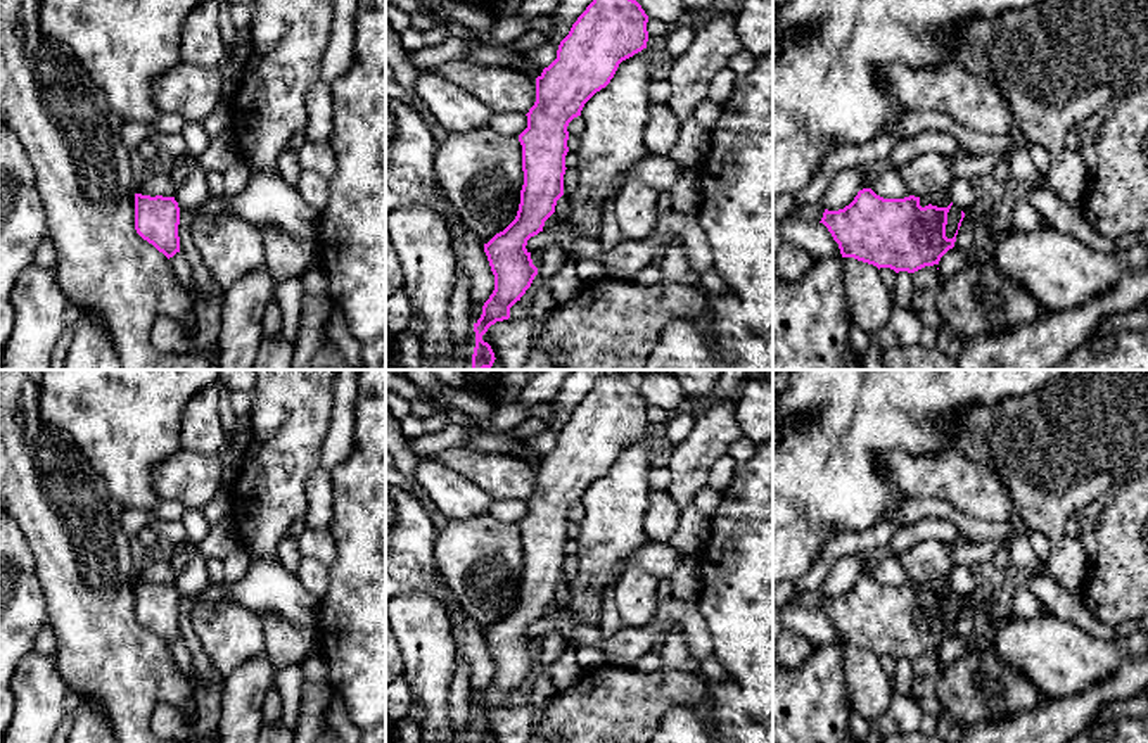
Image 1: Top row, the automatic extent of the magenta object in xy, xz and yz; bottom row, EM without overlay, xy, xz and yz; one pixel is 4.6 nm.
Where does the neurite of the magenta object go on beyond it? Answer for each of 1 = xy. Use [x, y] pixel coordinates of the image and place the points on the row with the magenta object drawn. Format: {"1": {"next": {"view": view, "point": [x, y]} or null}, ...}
{"1": {"next": null}}

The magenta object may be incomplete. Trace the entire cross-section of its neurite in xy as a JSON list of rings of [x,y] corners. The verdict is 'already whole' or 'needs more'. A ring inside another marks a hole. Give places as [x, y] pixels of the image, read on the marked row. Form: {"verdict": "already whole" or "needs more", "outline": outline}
{"verdict": "already whole", "outline": [[[135,194],[135,230],[168,259],[180,252],[180,207],[175,197]]]}

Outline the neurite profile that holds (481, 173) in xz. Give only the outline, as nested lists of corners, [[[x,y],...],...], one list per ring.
[[[491,126],[450,133],[432,168],[465,230],[488,244],[517,216],[524,185],[522,145]]]

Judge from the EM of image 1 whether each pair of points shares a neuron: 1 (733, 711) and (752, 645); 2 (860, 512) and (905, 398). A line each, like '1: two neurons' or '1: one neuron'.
1: two neurons
2: one neuron

